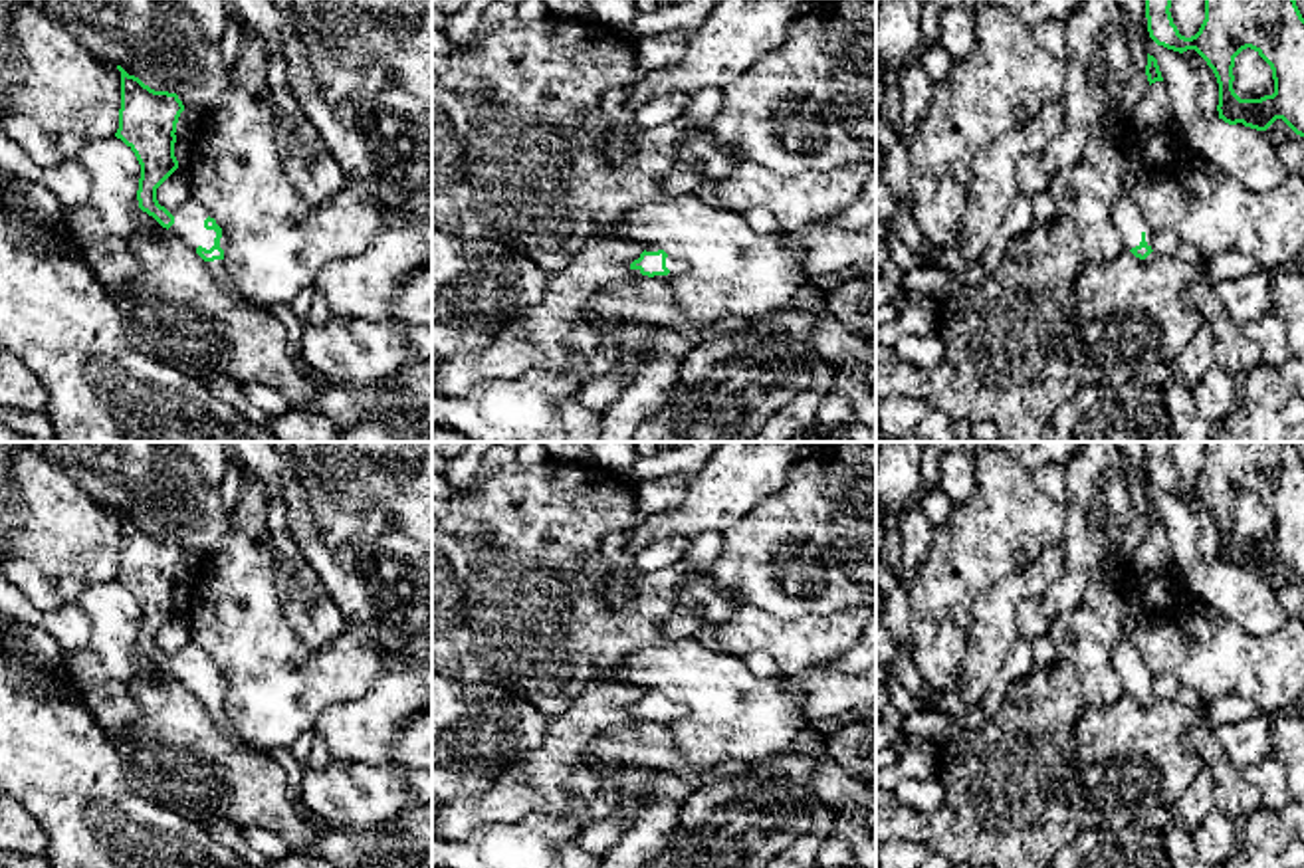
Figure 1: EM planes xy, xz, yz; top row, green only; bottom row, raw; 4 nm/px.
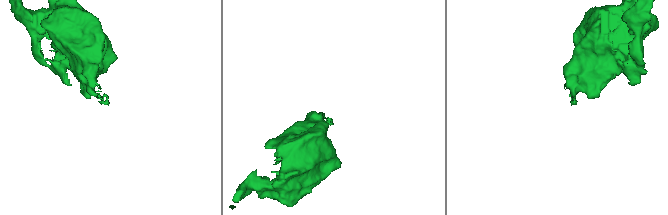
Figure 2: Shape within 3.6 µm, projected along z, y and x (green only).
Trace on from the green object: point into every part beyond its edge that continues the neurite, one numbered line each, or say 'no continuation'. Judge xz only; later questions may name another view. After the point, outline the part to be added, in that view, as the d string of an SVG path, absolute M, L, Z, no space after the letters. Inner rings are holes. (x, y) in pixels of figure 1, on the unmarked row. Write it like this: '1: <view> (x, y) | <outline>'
1: xz (676, 710) | M668 700L666 702L666 711L670 713L670 717L668 719L654 719L654 723L674 723L674 721L686 717L690 709L682 702Z

